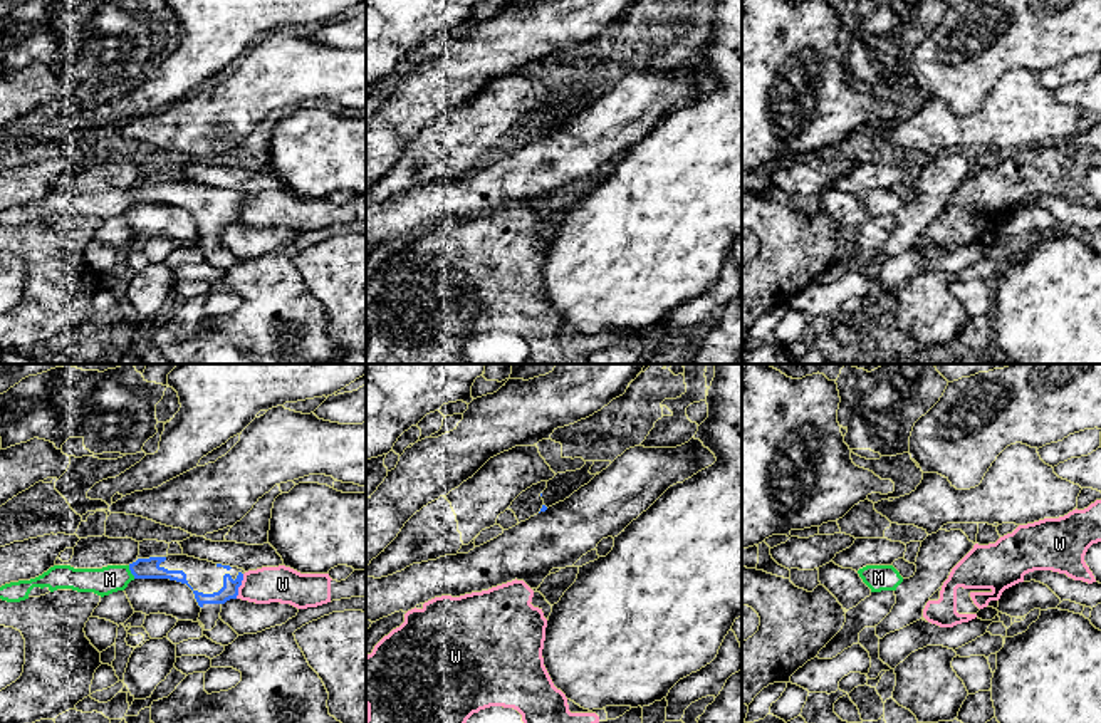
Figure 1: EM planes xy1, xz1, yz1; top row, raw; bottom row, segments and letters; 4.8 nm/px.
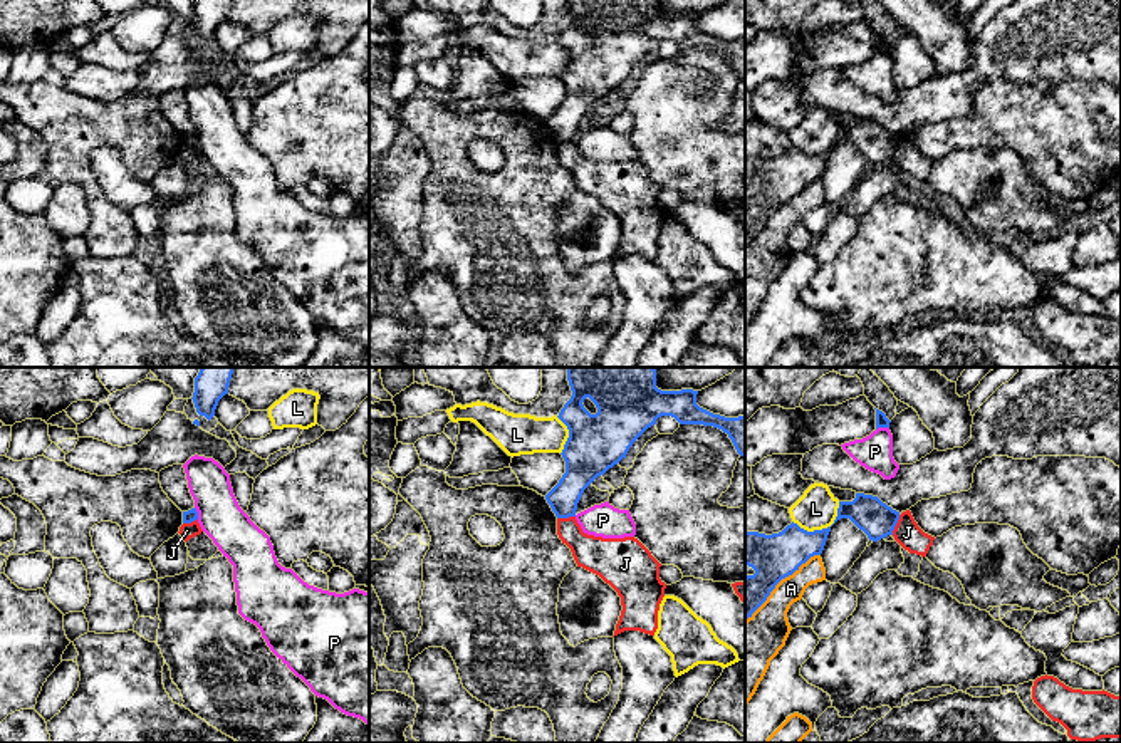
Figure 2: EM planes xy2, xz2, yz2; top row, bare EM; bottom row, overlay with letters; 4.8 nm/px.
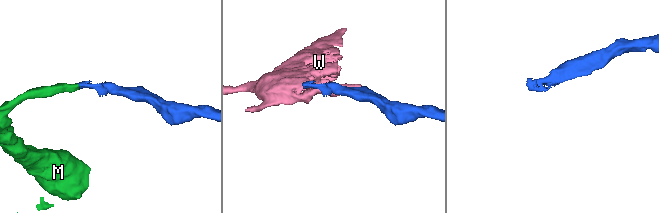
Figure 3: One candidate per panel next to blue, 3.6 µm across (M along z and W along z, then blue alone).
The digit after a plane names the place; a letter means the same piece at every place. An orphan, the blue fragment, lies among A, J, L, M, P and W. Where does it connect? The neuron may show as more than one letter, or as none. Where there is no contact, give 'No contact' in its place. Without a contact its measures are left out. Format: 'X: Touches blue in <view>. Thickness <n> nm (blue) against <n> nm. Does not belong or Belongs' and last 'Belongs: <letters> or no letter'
A: Touches blue in yz2. Thickness 220 nm (blue) against 200 nm. Does not belong
J: Touches blue in yz2. Thickness 170 nm (blue) against 130 nm. Does not belong
L: Touches blue in yz2. Thickness 220 nm (blue) against 190 nm. Does not belong
M: Touches blue in xy1. Thickness 100 nm (blue) against 130 nm. Belongs
P: Touches blue in yz2. Thickness 60 nm (blue) against 170 nm. Does not belong
W: Touches blue in xy1. Thickness 80 nm (blue) against 180 nm. Does not belong
Belongs: M

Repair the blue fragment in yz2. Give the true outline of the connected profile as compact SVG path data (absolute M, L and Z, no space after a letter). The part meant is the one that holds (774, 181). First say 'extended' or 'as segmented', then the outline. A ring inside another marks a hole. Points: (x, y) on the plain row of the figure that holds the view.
as segmented | M794 146L772 159L745 156L745 190L755 195L745 201L745 245L782 203L799 195L811 181L822 178L829 156L831 151L807 156Z

